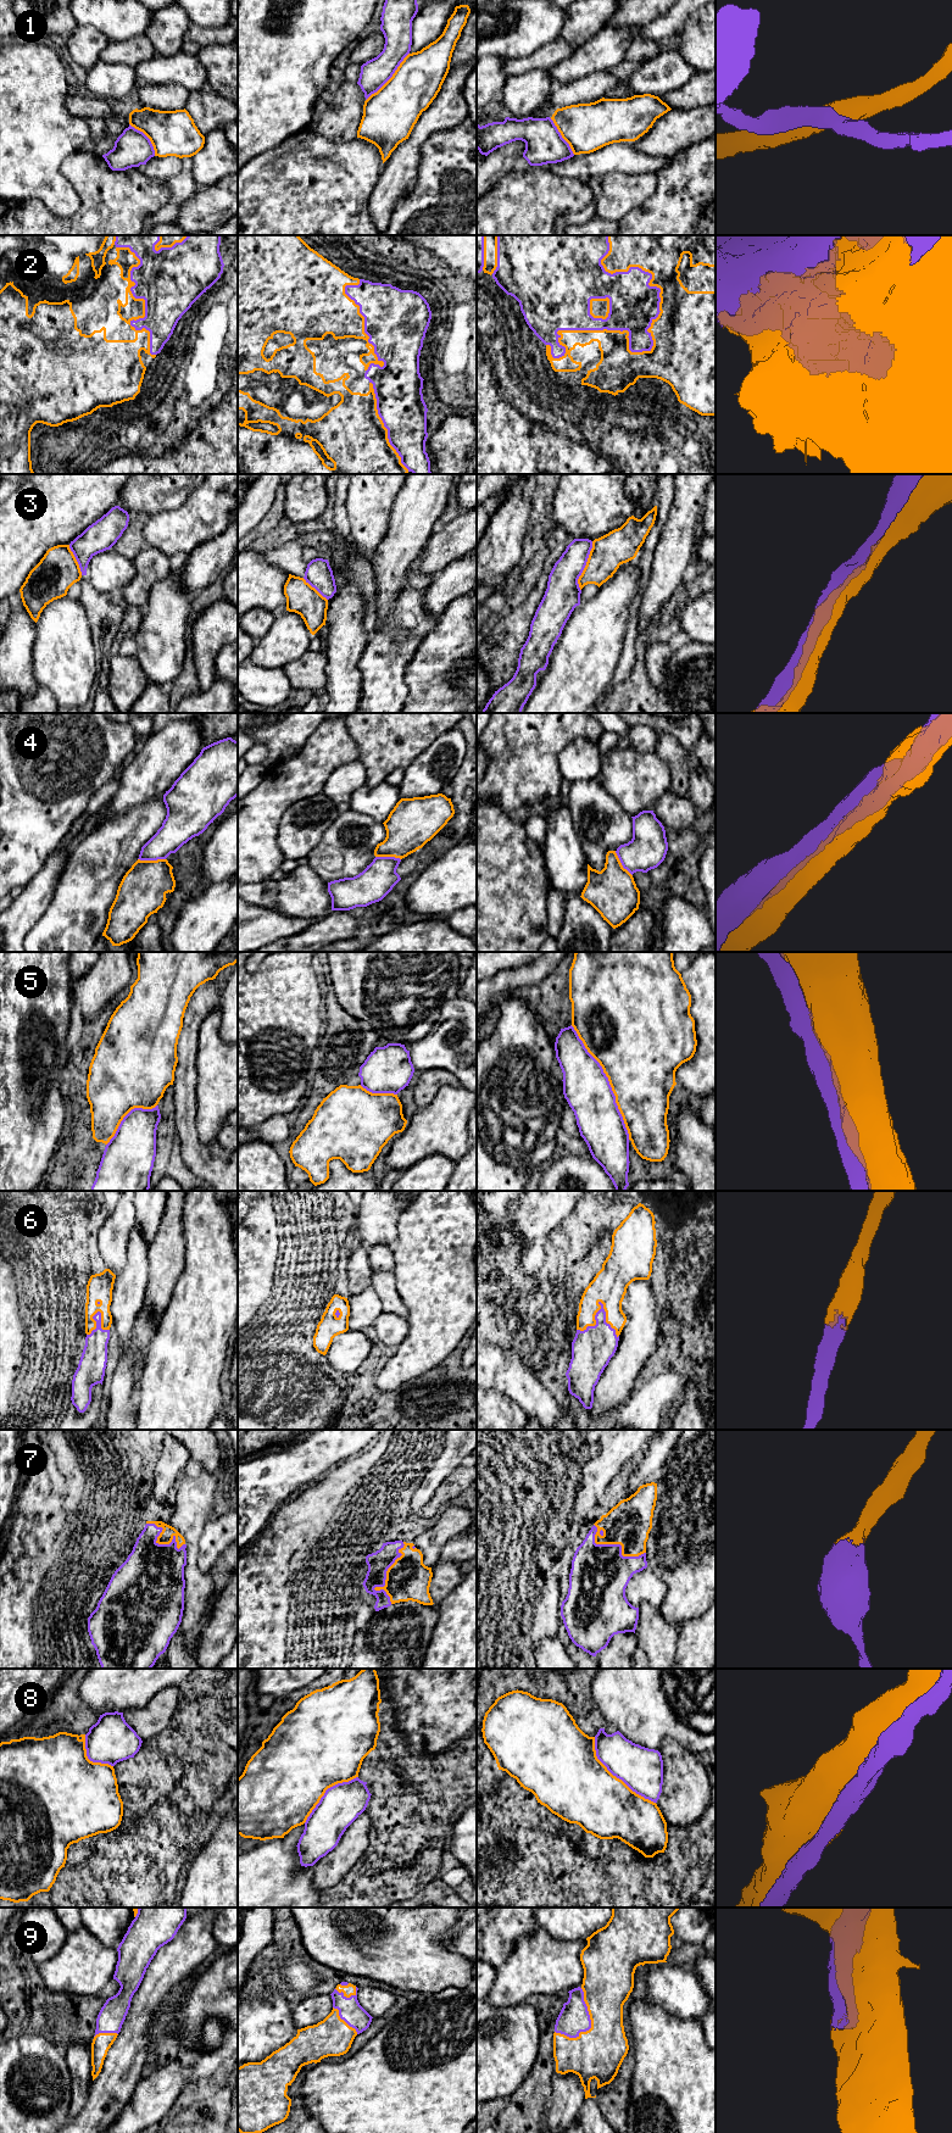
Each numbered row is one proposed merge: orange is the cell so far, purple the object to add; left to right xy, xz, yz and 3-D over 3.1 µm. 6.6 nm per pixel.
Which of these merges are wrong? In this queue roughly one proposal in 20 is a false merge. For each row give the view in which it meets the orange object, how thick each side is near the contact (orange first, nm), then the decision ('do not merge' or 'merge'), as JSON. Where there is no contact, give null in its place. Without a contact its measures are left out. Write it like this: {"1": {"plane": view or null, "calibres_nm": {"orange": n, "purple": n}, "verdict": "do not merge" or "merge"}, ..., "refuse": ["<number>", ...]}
{"1": {"plane": "xz", "calibres_nm": {"orange": 360, "purple": 190}, "verdict": "merge"}, "2": {"plane": "yz", "calibres_nm": {"orange": 500, "purple": 300}, "verdict": "merge"}, "3": {"plane": "yz", "calibres_nm": {"orange": 220, "purple": 220}, "verdict": "merge"}, "4": {"plane": "xy", "calibres_nm": {"orange": 320, "purple": 200}, "verdict": "merge"}, "5": {"plane": "yz", "calibres_nm": {"orange": 480, "purple": 300}, "verdict": "merge"}, "6": {"plane": "yz", "calibres_nm": {"orange": 220, "purple": 260}, "verdict": "merge"}, "7": {"plane": "yz", "calibres_nm": {"orange": 300, "purple": 380}, "verdict": "merge"}, "8": {"plane": "yz", "calibres_nm": {"orange": 440, "purple": 280}, "verdict": "merge"}, "9": {"plane": "yz", "calibres_nm": {"orange": 320, "purple": 200}, "verdict": "merge"}, "refuse": []}

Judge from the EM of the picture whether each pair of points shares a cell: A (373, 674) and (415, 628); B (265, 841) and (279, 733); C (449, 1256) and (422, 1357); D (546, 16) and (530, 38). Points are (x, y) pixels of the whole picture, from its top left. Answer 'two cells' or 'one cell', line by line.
A: one cell
B: two cells
C: one cell
D: one cell

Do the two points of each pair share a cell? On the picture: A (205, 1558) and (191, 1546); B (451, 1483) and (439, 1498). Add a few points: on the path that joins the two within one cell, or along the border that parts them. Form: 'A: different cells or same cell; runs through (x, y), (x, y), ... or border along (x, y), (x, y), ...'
A: different cells; border along (206, 1524), (199, 1543), (199, 1568), (204, 1572)
B: same cell; runs through (450, 1487), (443, 1494)

